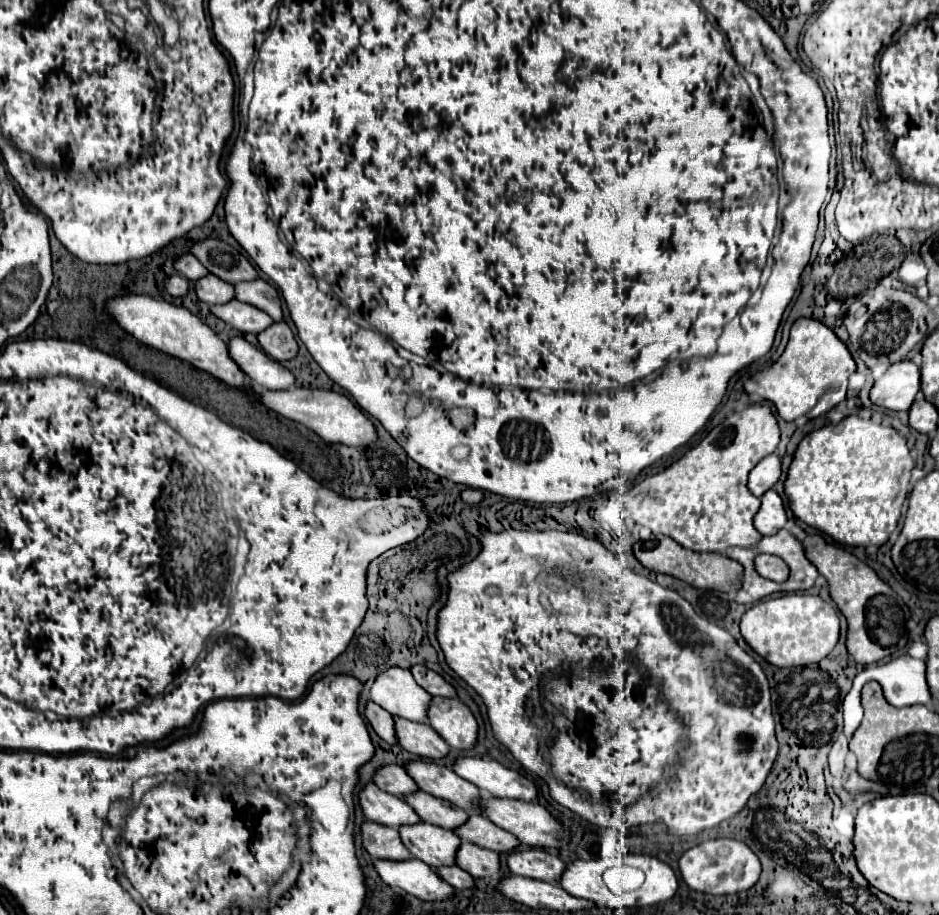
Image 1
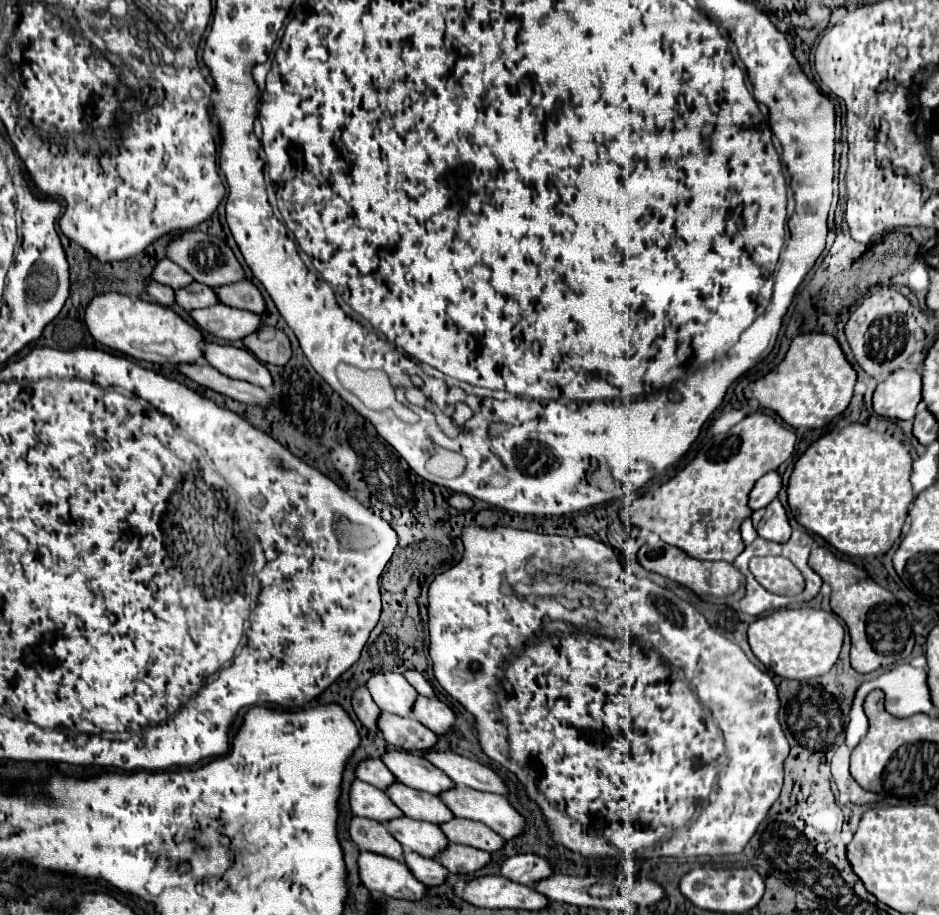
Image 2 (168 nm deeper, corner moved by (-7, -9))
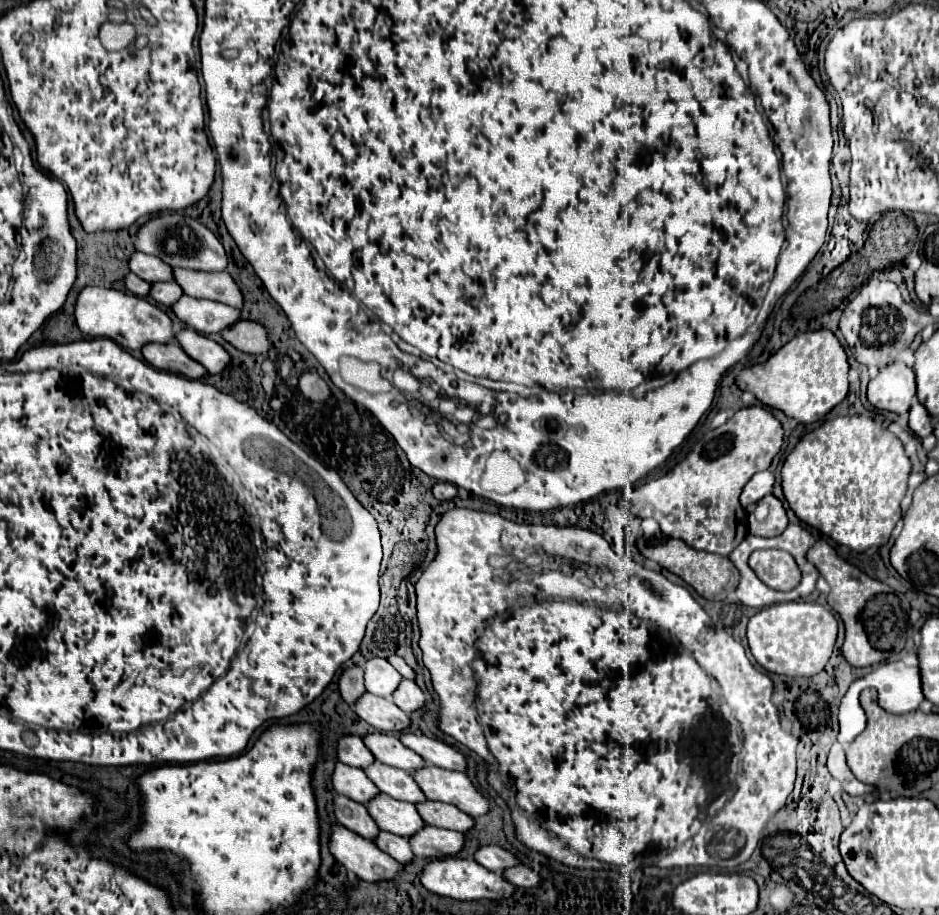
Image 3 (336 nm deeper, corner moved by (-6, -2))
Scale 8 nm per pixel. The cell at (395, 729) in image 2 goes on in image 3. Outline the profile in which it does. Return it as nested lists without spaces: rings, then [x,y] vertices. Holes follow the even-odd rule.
[[[365,693],[355,703],[355,713],[381,733],[401,733],[411,725],[411,717],[393,701]]]

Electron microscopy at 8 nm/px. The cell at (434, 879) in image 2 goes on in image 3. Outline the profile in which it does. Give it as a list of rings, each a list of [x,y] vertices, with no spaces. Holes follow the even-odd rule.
[[[381,831],[375,843],[377,843],[379,849],[383,849],[385,853],[389,853],[393,859],[397,859],[403,865],[409,865],[415,859],[415,853],[413,853],[413,849],[411,849],[411,845],[409,845],[409,841],[405,837]]]

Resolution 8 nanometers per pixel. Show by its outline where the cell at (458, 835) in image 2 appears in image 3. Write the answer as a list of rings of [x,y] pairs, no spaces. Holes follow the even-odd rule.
[[[425,801],[417,805],[417,811],[421,813],[423,821],[433,827],[443,827],[459,833],[467,833],[475,827],[475,819],[463,813],[461,809],[455,809],[451,805],[443,805],[437,801]]]

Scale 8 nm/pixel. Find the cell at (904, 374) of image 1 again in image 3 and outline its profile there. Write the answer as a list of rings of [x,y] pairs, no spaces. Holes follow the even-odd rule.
[[[895,361],[879,371],[875,379],[869,381],[867,399],[873,407],[893,411],[893,413],[907,413],[911,407],[911,399],[917,393],[915,373],[903,361]]]

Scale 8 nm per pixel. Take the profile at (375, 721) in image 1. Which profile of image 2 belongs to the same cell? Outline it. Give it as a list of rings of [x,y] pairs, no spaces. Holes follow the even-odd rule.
[[[358,686],[352,694],[352,708],[358,716],[358,720],[368,728],[368,730],[374,730],[378,732],[376,728],[376,720],[378,720],[378,714],[380,714],[380,708],[376,708],[376,702],[372,700],[370,692],[366,686]]]

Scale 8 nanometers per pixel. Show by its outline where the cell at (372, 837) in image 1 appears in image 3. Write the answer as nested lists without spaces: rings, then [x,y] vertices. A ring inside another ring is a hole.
[[[335,795],[333,799],[335,803],[335,817],[339,821],[339,825],[355,831],[357,835],[375,841],[375,837],[379,835],[379,827],[373,821],[373,817],[369,815],[367,807],[361,803],[355,803],[343,795]]]

